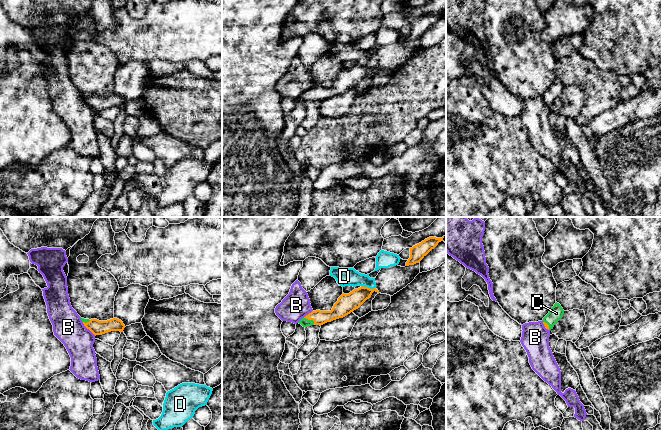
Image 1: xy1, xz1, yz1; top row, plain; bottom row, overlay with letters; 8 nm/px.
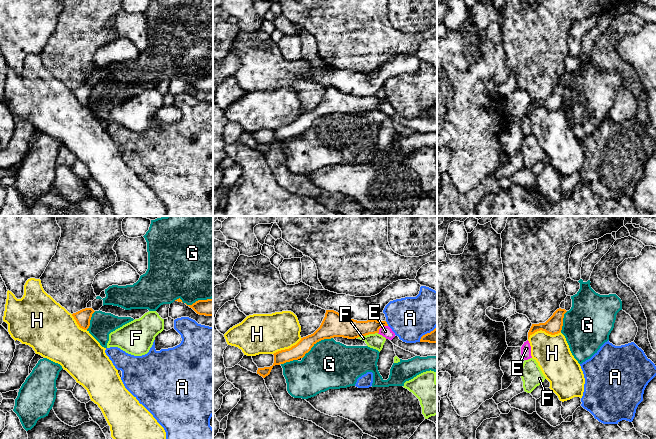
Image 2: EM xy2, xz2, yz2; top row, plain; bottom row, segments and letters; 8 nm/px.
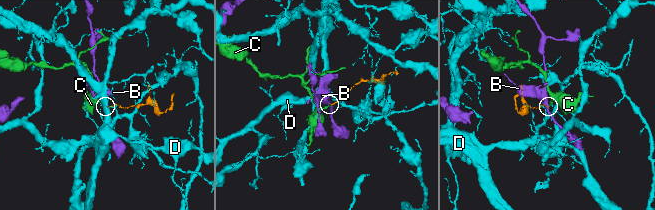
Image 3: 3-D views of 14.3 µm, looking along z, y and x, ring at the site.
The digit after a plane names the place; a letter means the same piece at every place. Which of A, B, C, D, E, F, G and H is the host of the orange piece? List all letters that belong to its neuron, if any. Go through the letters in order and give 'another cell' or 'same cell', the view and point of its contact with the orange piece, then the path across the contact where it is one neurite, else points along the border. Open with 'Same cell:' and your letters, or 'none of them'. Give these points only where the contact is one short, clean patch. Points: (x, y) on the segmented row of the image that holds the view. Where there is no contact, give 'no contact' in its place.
Same cell: C
A: another cell | xz2 (427, 333)
B: another cell | xy1 (88, 328) | along xy1 (82, 322), (95, 335)
C: same cell | xz1 (310, 319) | across xz1 (339, 310), (329, 316), (310, 319), (304, 322)
D: another cell | xz1 (367, 287)
E: another cell | xz2 (381, 326)
F: another cell | xz2 (367, 334) | along xz2 (377, 332), (361, 335), (357, 338)
G: another cell | xz2 (316, 342)
H: another cell | yz2 (543, 330)

